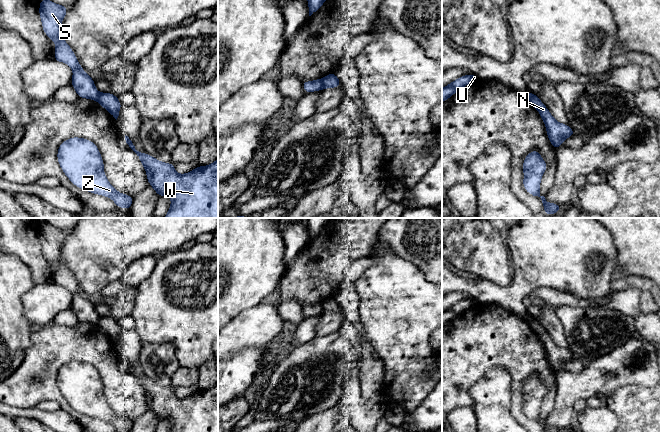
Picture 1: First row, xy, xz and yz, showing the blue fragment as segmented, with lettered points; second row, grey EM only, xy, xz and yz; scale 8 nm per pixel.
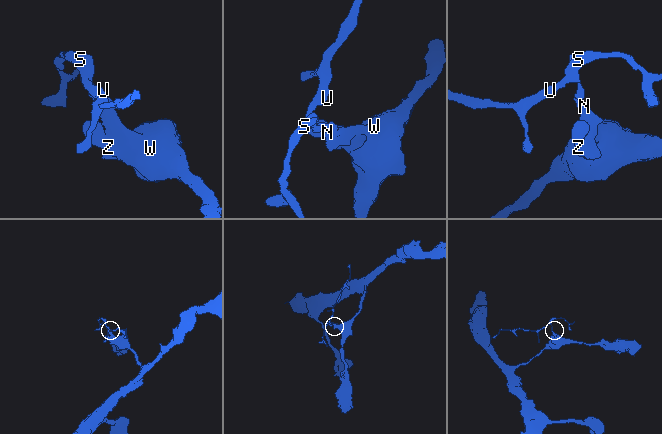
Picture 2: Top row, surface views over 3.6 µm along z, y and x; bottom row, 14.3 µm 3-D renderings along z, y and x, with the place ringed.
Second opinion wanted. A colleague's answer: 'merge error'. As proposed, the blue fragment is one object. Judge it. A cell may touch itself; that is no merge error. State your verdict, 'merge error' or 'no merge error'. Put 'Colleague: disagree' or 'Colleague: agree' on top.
Colleague: agree
merge error

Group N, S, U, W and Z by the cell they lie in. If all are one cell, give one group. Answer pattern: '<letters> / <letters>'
N W Z / S U

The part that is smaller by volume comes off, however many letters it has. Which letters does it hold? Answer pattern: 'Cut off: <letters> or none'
Cut off: S, U

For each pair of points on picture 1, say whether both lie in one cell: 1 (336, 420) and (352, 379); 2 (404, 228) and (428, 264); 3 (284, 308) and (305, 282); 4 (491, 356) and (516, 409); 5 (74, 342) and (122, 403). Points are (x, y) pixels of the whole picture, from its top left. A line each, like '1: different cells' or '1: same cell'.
1: different cells
2: same cell
3: different cells
4: same cell
5: same cell

